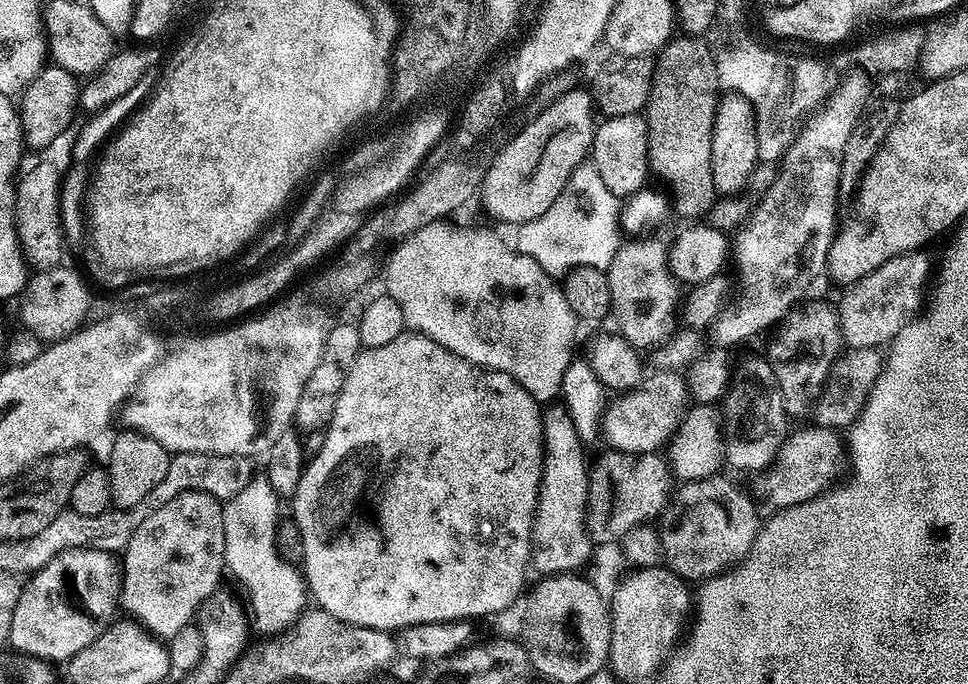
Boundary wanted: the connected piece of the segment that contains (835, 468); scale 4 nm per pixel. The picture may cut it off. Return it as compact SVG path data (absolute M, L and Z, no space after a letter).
M811 427L789 435L780 448L775 464L767 469L763 477L764 492L773 509L798 506L816 496L823 496L839 481L836 479L843 474L844 468L846 472L846 444L841 433L831 428Z

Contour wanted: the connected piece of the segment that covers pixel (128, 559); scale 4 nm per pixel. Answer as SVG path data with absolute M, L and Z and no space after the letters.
M183 492L178 494L178 498L170 498L170 502L166 502L166 506L158 506L158 510L154 510L154 514L150 514L150 518L146 518L146 522L142 522L142 526L138 526L138 530L134 530L134 534L130 538L127 548L122 553L122 572L124 568L124 589L119 589L118 604L121 609L124 608L129 612L127 614L137 625L147 630L153 637L165 636L171 638L178 634L180 630L185 628L187 624L193 623L197 619L197 613L203 604L212 596L217 595L220 579L226 576L226 565L224 555L226 554L226 534L222 530L222 514L224 506L216 497L206 494L205 492Z

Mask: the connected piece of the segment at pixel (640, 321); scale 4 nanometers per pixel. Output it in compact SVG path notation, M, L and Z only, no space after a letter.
M636 238L632 244L623 243L614 254L614 262L607 268L608 285L610 286L610 298L612 299L611 315L616 316L616 324L619 335L630 342L638 350L655 350L661 345L665 345L674 336L678 326L676 326L676 307L678 309L682 304L681 285L676 276L672 273L672 267L668 264L668 254L670 251L667 243L663 244L656 238Z

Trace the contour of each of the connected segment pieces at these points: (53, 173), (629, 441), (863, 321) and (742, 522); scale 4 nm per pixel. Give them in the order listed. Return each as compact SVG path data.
M40 160L25 167L19 173L16 186L16 233L20 239L20 249L24 252L24 259L33 269L55 268L61 263L66 249L64 228L60 224L60 186L62 183L61 169L56 169L48 160Z
M660 370L655 373L657 376L649 375L640 387L633 392L627 392L607 405L604 413L602 434L608 438L609 449L617 452L654 452L659 453L675 436L684 421L684 413L690 407L690 397L688 394L687 379L676 370Z
M917 250L890 258L870 274L866 274L847 289L840 302L840 333L848 348L880 348L894 339L905 325L921 315L926 304L924 291L932 264L927 251Z
M724 474L708 476L705 480L689 480L675 489L674 495L658 524L664 564L685 582L703 582L723 576L743 564L750 554L756 536L762 527L762 516L756 513L752 500L736 484L731 484Z

